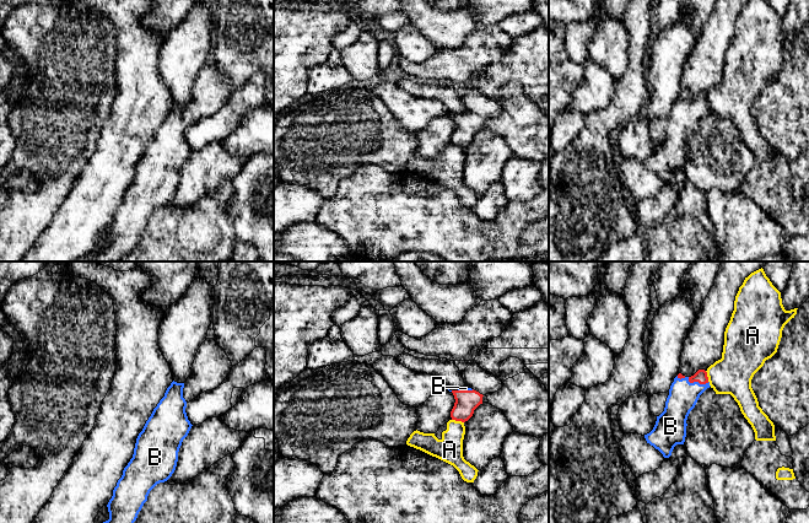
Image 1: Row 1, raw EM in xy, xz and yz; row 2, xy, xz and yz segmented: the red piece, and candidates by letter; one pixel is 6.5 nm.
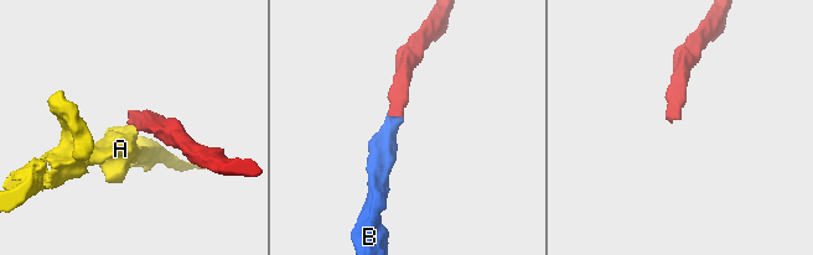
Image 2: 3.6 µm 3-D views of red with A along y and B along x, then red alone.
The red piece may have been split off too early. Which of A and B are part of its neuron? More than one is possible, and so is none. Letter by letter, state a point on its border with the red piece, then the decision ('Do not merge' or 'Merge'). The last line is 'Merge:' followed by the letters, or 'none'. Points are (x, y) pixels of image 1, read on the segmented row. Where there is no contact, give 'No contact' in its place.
A: Touches red at xz (458, 420). Do not merge
B: Touches red at yz (697, 381). Merge
Merge: B

